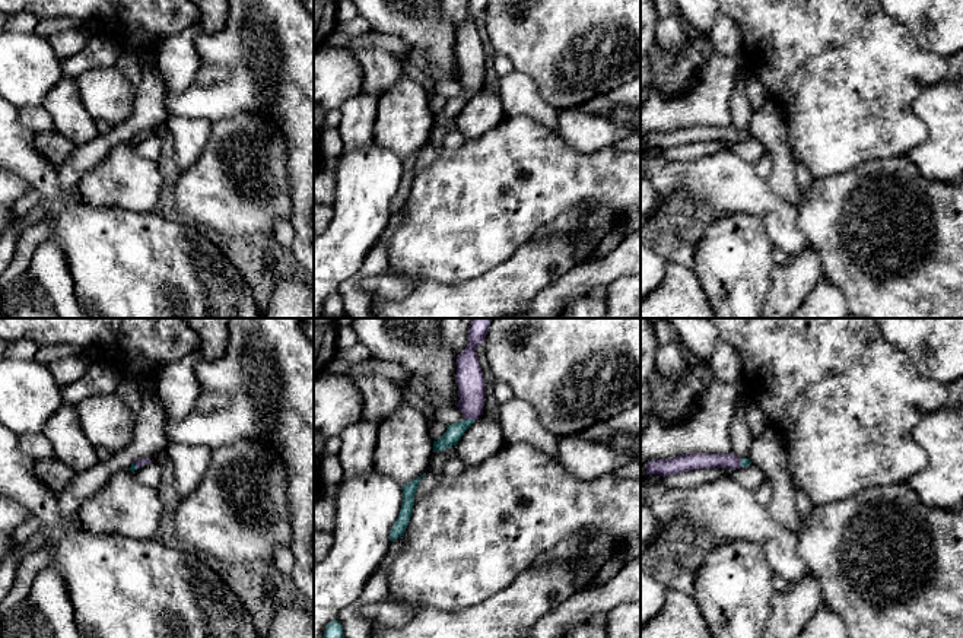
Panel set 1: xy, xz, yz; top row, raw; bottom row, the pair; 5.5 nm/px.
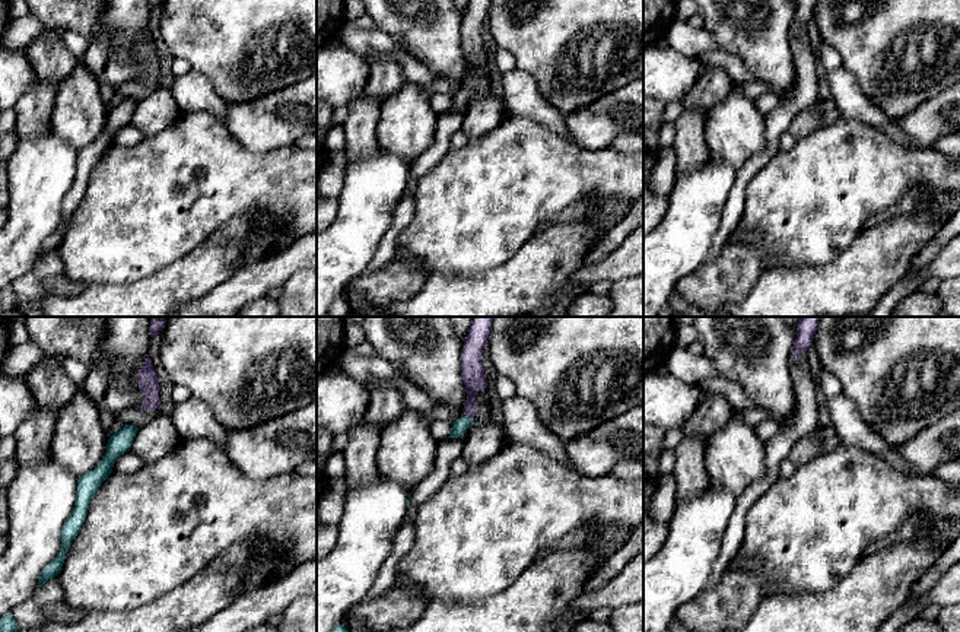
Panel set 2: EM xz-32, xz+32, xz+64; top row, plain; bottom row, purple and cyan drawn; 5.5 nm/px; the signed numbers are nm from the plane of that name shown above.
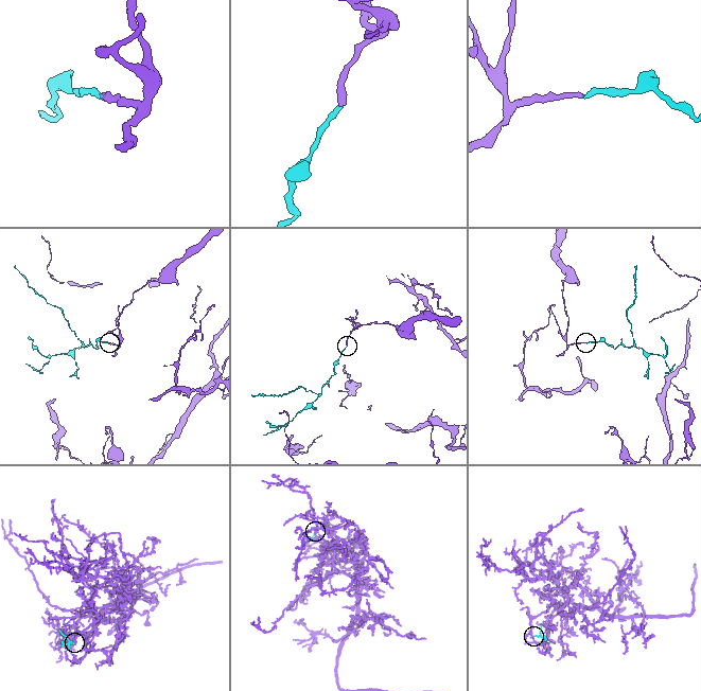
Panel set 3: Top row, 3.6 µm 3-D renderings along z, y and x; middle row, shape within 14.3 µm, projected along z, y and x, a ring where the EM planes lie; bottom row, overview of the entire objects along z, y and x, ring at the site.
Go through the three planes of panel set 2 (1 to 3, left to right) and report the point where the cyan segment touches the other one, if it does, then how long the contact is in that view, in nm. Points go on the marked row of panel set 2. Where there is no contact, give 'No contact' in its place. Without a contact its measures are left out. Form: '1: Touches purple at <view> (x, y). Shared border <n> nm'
1: No contact
2: Touches purple at xz+32 (467, 416). Shared border 60 nm
3: No contact

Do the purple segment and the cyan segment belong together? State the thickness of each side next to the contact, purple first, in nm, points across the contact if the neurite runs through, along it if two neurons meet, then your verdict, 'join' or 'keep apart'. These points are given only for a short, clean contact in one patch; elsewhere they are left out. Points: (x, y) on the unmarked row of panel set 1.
160/90 nm | across xz (472, 60), (470, 91), (454, 105) | join

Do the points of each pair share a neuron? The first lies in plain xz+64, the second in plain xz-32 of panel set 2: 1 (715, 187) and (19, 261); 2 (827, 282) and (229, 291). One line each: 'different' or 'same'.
1: same
2: different

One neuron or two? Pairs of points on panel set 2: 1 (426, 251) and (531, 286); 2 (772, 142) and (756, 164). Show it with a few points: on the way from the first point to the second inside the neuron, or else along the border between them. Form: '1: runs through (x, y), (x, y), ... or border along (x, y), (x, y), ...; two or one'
1: border along (514, 253), (502, 263), (489, 269), (451, 276); two
2: runs through (772, 148), (762, 158); one

